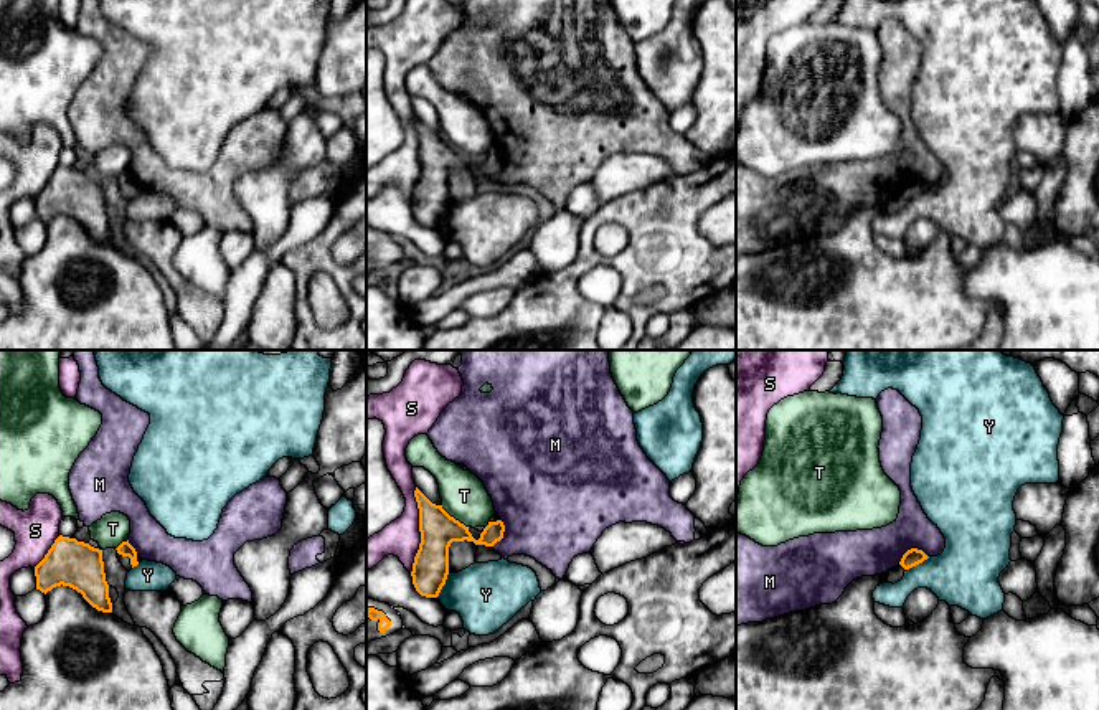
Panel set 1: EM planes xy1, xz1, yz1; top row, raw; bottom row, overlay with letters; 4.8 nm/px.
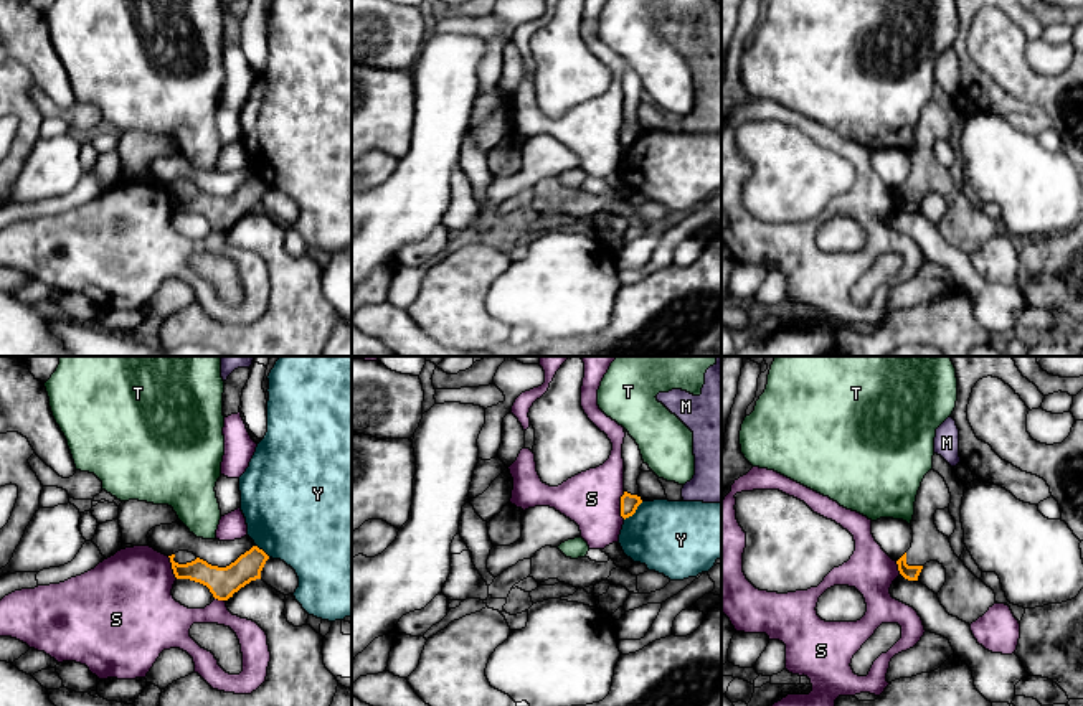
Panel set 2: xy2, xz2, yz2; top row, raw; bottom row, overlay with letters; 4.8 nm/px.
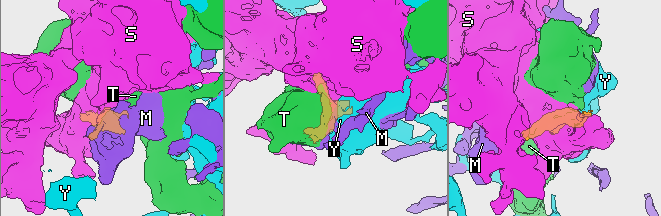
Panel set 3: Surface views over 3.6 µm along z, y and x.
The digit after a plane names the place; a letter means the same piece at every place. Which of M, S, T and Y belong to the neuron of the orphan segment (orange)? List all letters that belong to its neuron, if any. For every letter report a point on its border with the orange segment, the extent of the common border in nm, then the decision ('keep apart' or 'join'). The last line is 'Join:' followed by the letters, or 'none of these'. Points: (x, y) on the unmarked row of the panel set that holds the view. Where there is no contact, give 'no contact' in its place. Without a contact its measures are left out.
M: contact yz1 (911, 179); length 160 nm; keep apart
S: contact xz1 (419, 160); length 420 nm; keep apart
T: contact xz1 (452, 147); length 170 nm; keep apart
Y: contact xz1 (444, 213); length 140 nm; keep apart
Join: none of these

